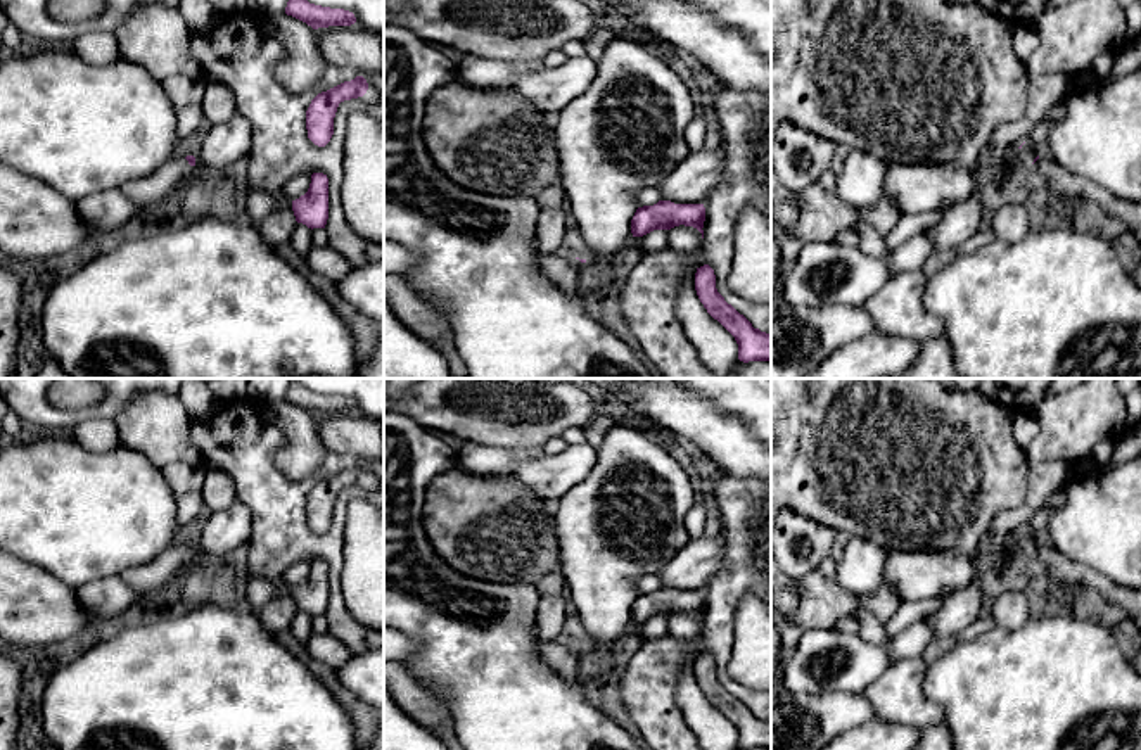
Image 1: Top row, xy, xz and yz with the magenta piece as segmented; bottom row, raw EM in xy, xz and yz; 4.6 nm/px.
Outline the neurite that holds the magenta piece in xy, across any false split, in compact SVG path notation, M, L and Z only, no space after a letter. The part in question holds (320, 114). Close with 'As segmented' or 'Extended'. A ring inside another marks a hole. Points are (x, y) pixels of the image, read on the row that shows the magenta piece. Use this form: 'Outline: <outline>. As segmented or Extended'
Outline: M356 76L351 81L344 81L327 92L318 93L306 111L308 138L315 145L325 147L334 135L334 118L339 104L363 97L367 90L367 79L363 76Z. As segmented

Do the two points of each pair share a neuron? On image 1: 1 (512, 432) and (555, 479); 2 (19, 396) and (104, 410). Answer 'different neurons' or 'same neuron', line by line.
1: different neurons
2: same neuron

